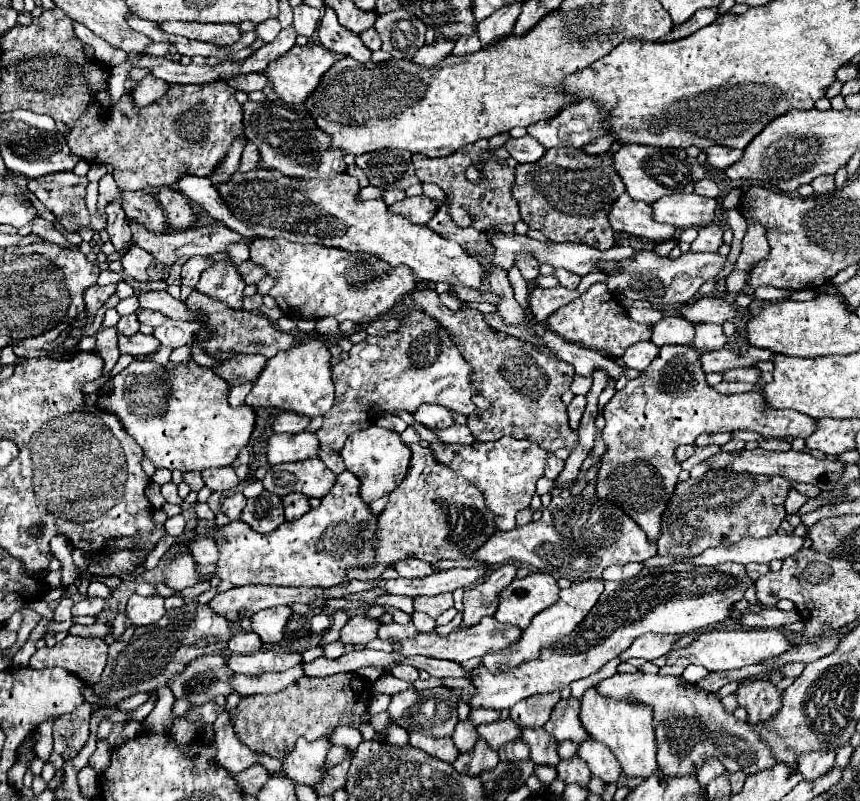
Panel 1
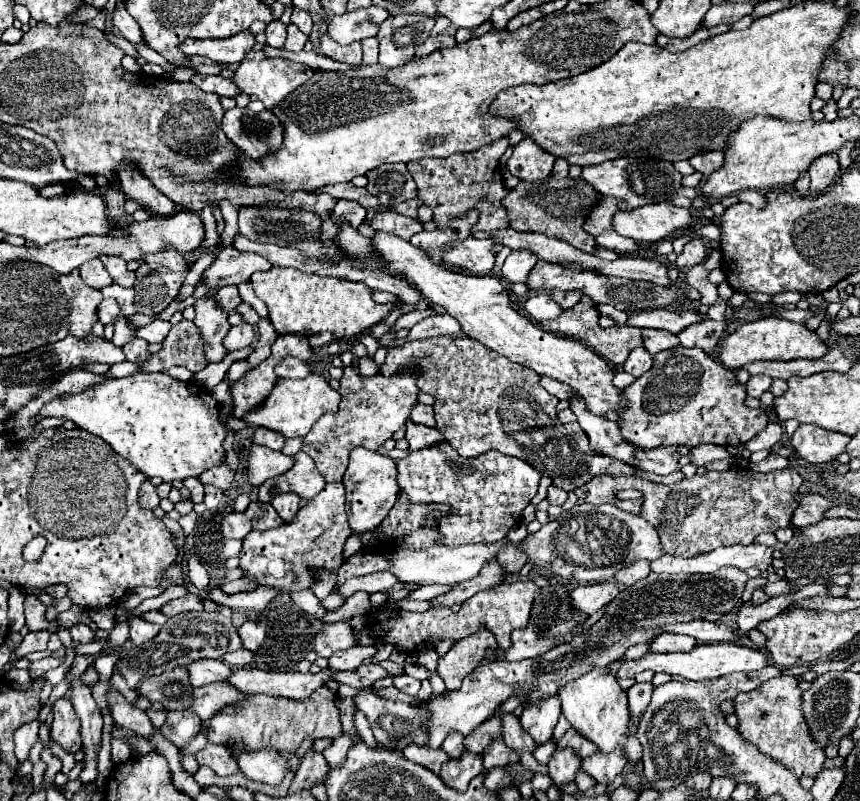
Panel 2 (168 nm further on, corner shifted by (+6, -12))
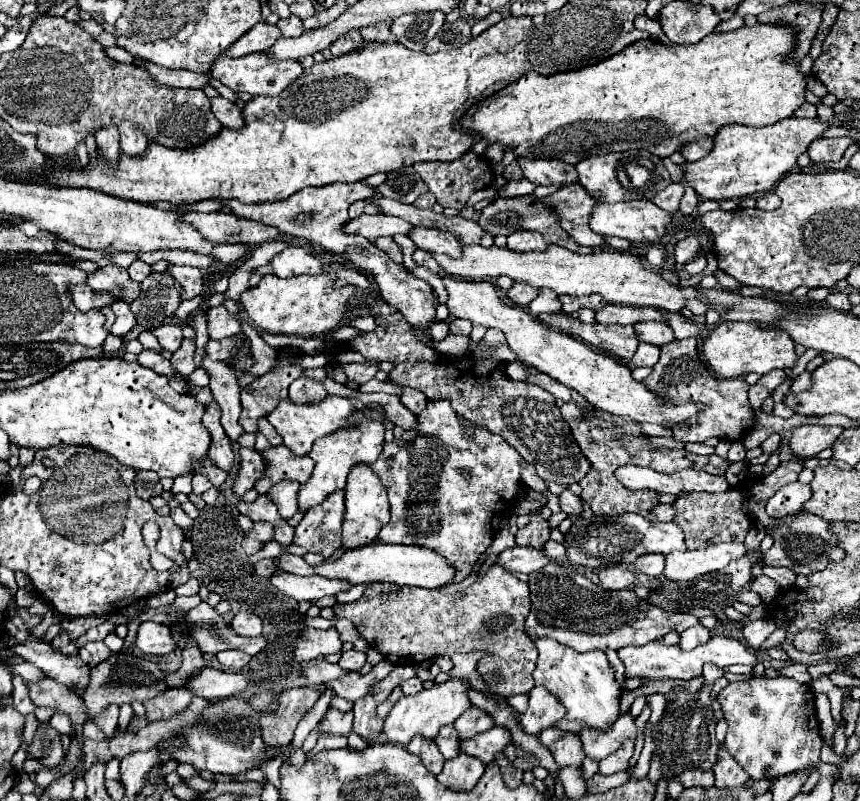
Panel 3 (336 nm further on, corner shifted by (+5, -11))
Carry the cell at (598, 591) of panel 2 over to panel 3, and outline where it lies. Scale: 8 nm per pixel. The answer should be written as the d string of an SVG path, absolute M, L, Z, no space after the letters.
M607 567L599 573L599 583L603 589L609 591L621 591L621 589L629 589L635 583L635 573L631 571L631 567Z

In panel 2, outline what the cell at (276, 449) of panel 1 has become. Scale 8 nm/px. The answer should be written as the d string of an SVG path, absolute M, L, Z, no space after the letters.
M252 444L250 456L248 456L248 482L250 486L258 488L264 480L272 476L280 476L286 470L292 468L292 456L286 456L282 452Z

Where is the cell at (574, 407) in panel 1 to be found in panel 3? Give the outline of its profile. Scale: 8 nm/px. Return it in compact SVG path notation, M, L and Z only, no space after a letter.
M569 401L569 403L563 403L561 405L561 415L563 419L569 423L571 427L571 433L575 437L575 441L579 443L583 455L591 461L591 469L589 473L581 479L581 499L585 499L593 513L595 515L619 515L619 513L639 513L643 517L647 517L649 521L651 515L651 507L657 505L657 493L651 491L651 489L641 489L641 491L631 491L627 487L623 487L613 471L619 467L619 465L643 465L643 467L651 467L651 469L657 469L661 473L673 473L673 471L681 471L681 469L687 469L687 467L693 467L693 469L703 469L707 473L713 473L713 475L725 475L729 463L723 461L721 457L717 455L693 455L693 453L687 453L687 451L675 451L675 449L649 449L649 445L645 445L645 435L641 433L639 425L629 419L629 417L615 417L615 415L609 415L609 413L603 413L603 411L595 411L593 415L583 415L581 409Z

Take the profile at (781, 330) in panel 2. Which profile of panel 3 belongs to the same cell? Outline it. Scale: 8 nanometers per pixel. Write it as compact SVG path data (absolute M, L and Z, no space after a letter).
M755 321L719 323L713 327L703 343L705 359L719 377L741 377L747 373L765 375L773 369L787 369L797 363L795 343L783 329L767 329Z

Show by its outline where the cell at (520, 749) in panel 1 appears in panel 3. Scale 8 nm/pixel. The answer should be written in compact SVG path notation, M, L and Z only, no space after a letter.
M493 727L485 733L479 733L477 737L471 737L469 741L461 741L461 751L481 759L485 765L497 759L497 753L501 753L501 747L507 747L511 743L511 735L505 727Z

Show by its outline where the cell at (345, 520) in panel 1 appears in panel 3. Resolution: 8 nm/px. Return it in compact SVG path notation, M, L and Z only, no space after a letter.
M343 491L331 493L329 497L325 497L325 501L321 501L321 505L315 505L303 515L299 525L295 527L293 543L329 559L341 547L343 515Z

